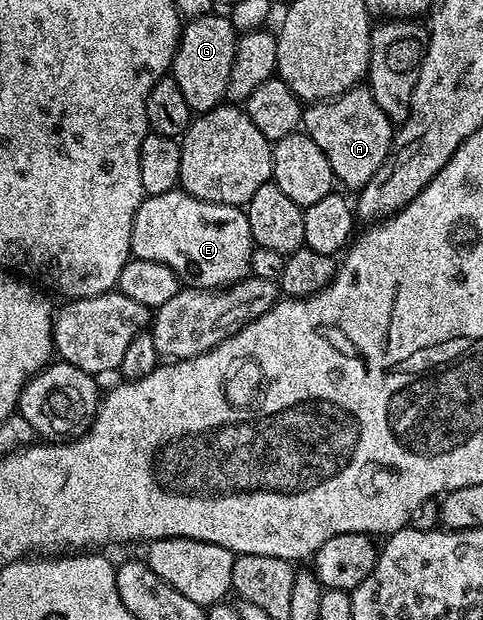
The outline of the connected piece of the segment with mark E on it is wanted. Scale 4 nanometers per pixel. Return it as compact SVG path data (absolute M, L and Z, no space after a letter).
M181 188L143 197L130 233L130 252L133 257L164 264L187 287L200 290L216 290L231 286L233 282L241 282L247 277L250 257L255 249L254 237L248 228L248 216L243 207L201 202Z

